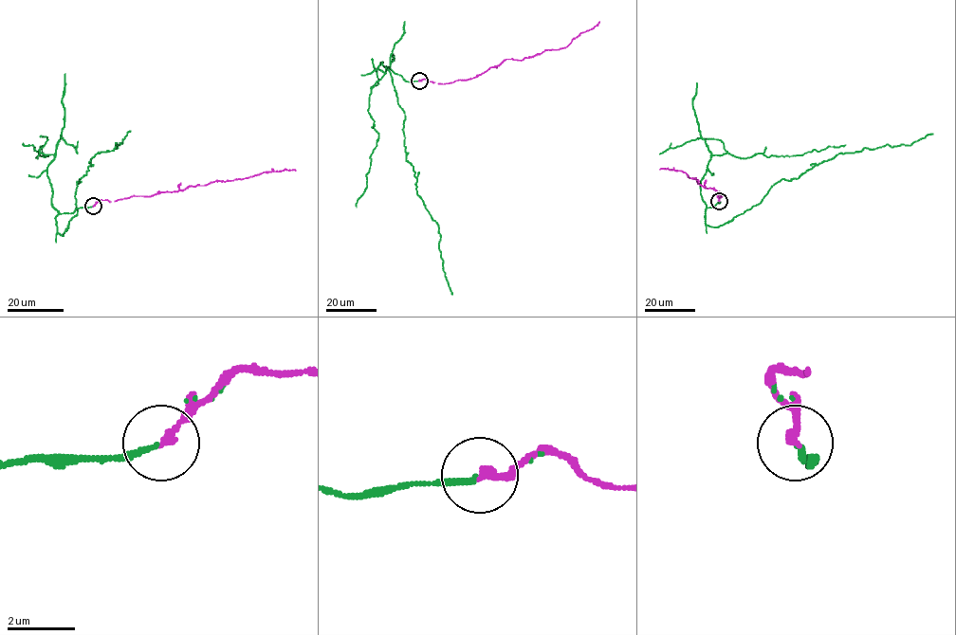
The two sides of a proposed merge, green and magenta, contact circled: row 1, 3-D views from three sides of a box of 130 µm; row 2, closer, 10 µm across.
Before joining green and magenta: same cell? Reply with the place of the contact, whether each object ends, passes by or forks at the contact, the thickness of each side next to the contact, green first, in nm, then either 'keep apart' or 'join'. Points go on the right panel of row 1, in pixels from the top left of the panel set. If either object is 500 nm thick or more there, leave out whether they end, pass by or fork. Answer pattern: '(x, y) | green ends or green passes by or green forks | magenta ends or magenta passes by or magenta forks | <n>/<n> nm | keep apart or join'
(719, 201) | green ends | magenta ends | 180/240 nm | join

